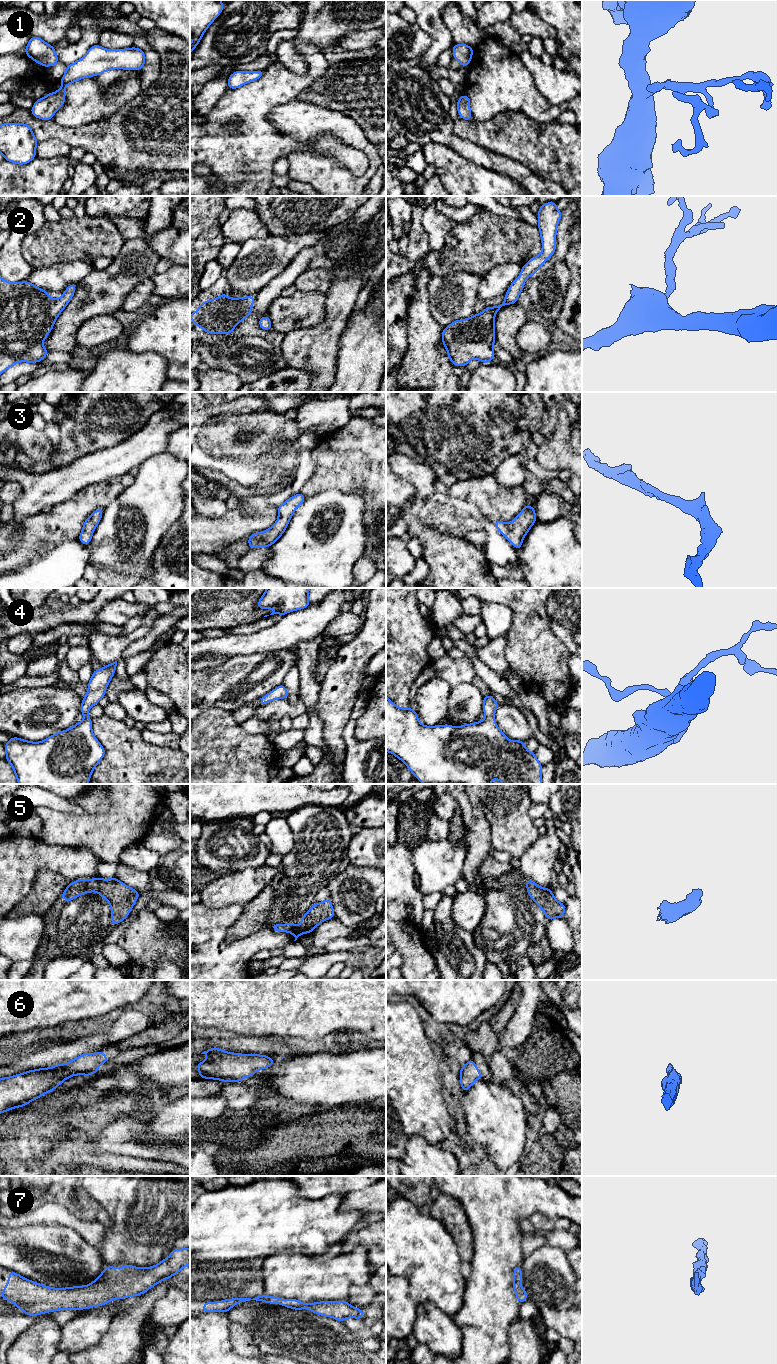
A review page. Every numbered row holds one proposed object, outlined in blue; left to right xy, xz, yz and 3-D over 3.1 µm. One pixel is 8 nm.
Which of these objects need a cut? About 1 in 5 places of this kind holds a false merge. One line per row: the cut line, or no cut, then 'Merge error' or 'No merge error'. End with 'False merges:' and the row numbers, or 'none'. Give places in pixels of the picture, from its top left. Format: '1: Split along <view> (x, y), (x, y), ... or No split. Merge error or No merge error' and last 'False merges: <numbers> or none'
1: No split. No merge error
2: No split. No merge error
3: No split. No merge error
4: No split. No merge error
5: No split. No merge error
6: No split. No merge error
7: No split. No merge error
False merges: none

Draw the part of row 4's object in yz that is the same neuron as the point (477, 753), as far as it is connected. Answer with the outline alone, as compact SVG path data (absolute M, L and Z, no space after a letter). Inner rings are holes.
M490 694L483 699L483 721L457 728L449 724L429 727L420 723L415 710L410 707L400 708L386 696L386 751L404 762L423 784L491 784L493 779L498 779L503 784L541 784L543 766L535 757L535 752L527 750L524 741L508 741L508 737L499 729L494 719L498 707L499 704Z

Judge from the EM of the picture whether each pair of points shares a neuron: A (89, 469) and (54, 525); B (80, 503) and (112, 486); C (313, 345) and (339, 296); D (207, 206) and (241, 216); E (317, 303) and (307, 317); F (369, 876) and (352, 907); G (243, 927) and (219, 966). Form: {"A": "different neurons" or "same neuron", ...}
{"A": "different neurons", "B": "same neuron", "C": "same neuron", "D": "different neurons", "E": "same neuron", "F": "same neuron", "G": "different neurons"}

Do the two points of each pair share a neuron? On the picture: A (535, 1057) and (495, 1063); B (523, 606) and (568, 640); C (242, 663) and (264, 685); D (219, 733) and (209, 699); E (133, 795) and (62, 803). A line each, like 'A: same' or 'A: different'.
A: different
B: different
C: same
D: different
E: different

